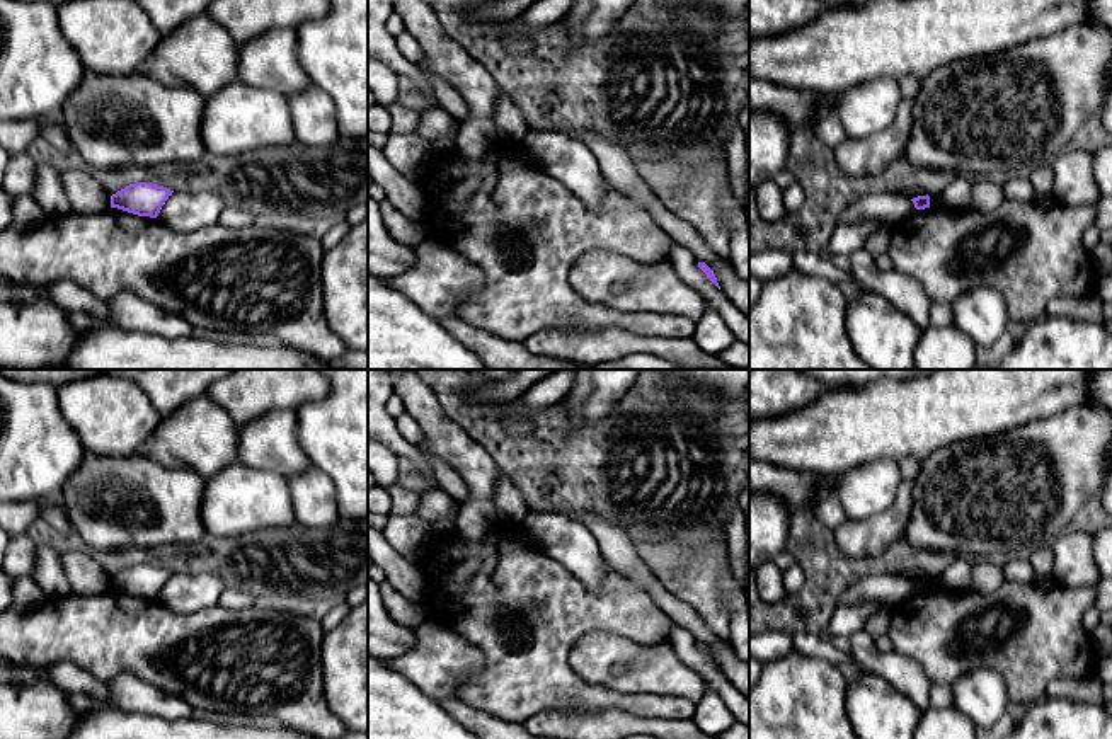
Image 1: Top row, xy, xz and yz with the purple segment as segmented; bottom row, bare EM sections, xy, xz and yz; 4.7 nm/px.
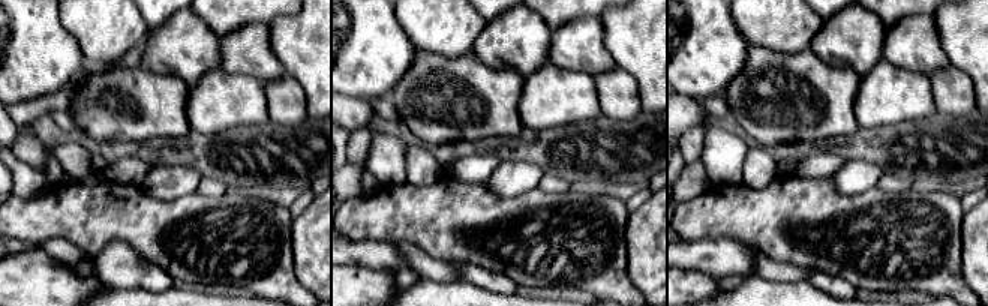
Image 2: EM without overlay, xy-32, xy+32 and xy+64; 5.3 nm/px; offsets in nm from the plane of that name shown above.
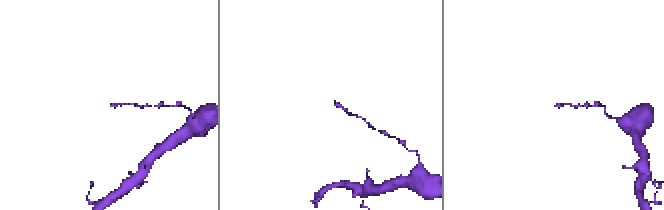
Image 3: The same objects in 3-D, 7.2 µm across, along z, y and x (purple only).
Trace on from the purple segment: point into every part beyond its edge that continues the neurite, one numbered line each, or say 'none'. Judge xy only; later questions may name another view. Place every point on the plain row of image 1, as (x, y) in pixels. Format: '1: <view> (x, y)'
none

